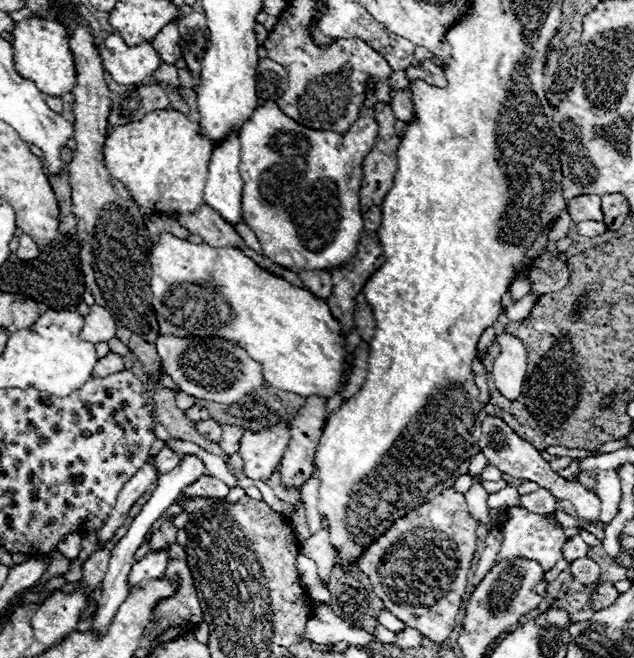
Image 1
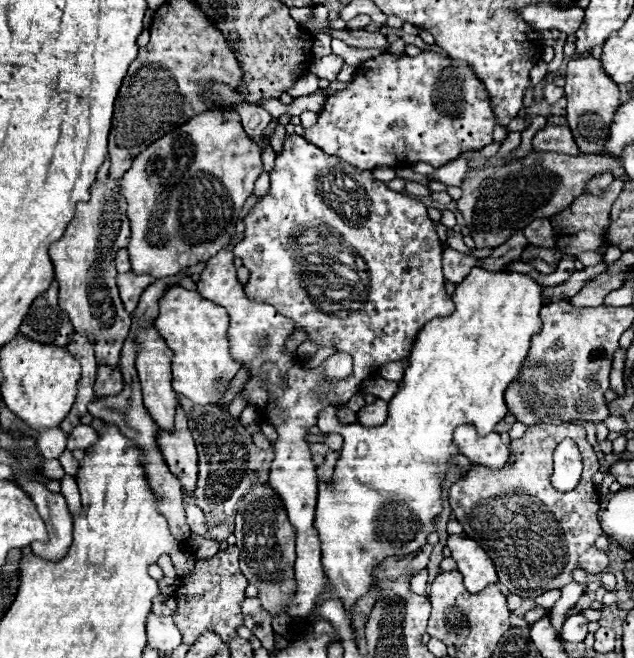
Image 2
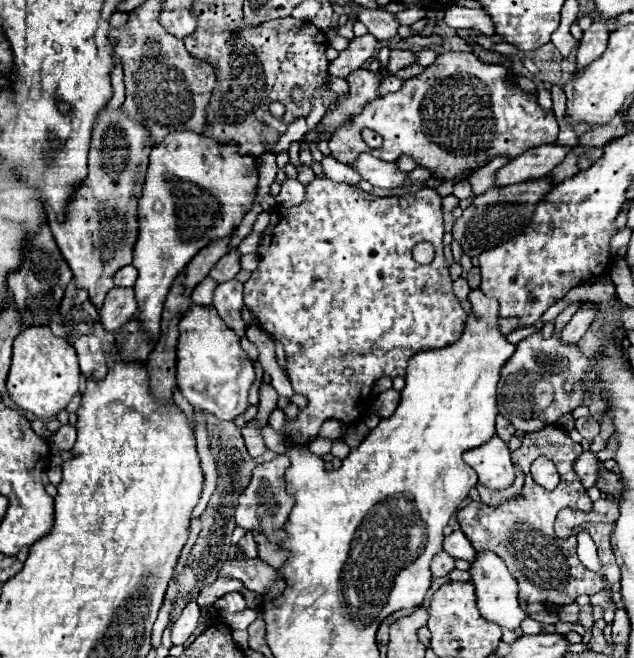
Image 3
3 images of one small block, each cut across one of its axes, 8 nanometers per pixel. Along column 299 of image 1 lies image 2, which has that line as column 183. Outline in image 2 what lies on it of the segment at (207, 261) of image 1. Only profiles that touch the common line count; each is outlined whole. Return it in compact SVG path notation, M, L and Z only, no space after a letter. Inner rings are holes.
M182 286L168 290L168 294L160 298L158 306L160 314L154 320L154 328L172 350L172 388L176 394L184 394L194 404L216 404L216 380L222 378L228 382L240 370L240 364L236 364L230 356L226 310L214 306L210 300L204 300L198 292L184 290Z

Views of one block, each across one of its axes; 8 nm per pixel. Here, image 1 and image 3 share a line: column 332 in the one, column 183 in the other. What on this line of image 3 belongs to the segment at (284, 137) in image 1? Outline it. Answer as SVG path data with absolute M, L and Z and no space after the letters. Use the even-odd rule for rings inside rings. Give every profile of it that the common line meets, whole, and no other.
M196 132L168 134L152 148L140 198L140 234L134 248L138 280L134 284L140 324L152 336L160 334L160 314L174 278L216 238L228 236L252 208L258 186L258 160L240 156L234 144L216 144Z

